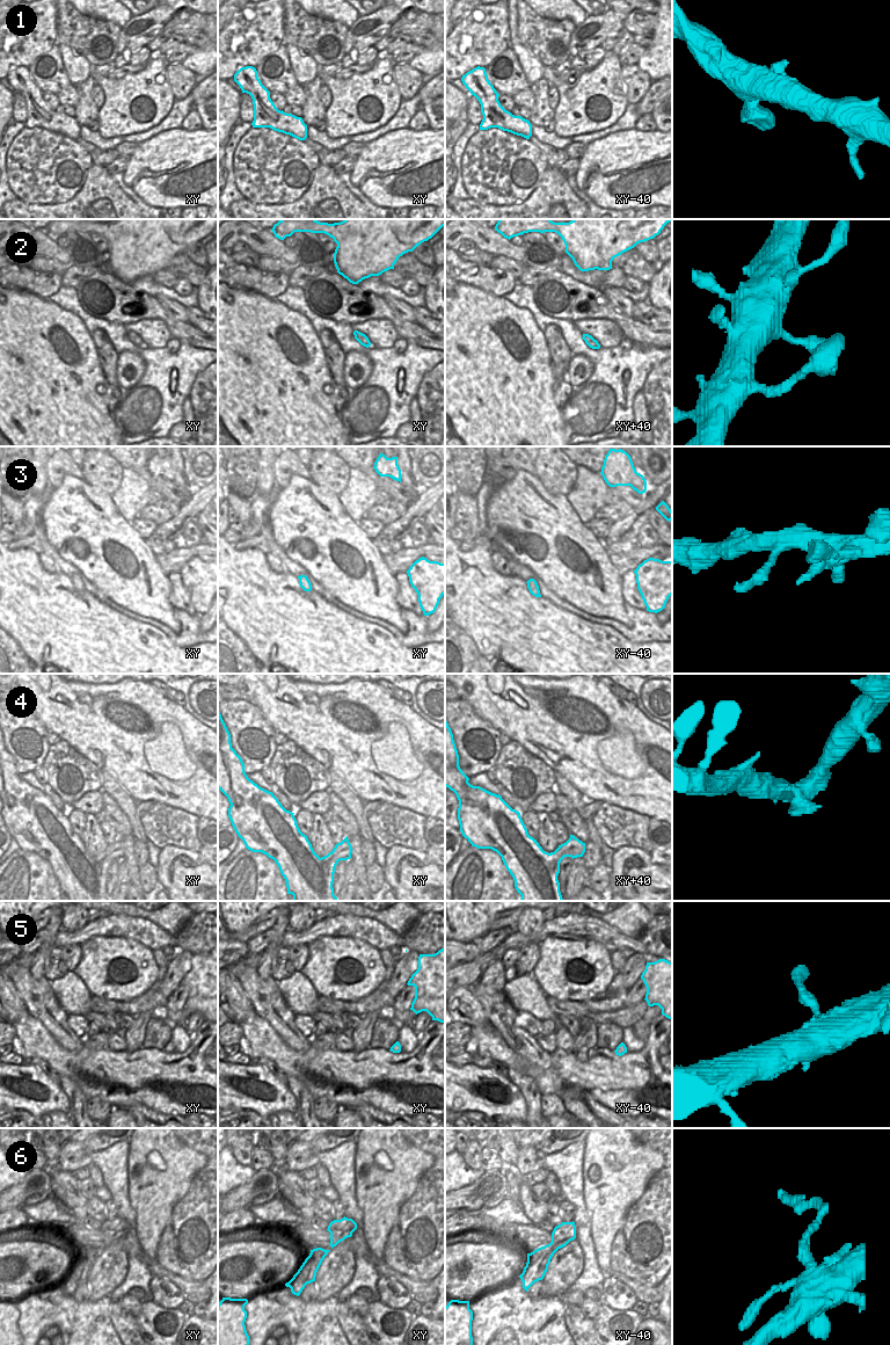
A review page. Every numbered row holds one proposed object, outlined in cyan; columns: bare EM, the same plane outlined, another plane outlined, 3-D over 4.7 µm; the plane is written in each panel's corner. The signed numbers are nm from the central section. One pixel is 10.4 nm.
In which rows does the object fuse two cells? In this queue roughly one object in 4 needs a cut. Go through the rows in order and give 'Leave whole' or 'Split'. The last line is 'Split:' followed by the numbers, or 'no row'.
1: Leave whole
2: Leave whole
3: Leave whole
4: Leave whole
5: Leave whole
6: Split
Split: 6.

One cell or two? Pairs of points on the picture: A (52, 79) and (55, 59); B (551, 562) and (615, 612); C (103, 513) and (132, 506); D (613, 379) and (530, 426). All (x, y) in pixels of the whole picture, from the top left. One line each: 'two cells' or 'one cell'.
A: one cell
B: one cell
C: two cells
D: two cells

